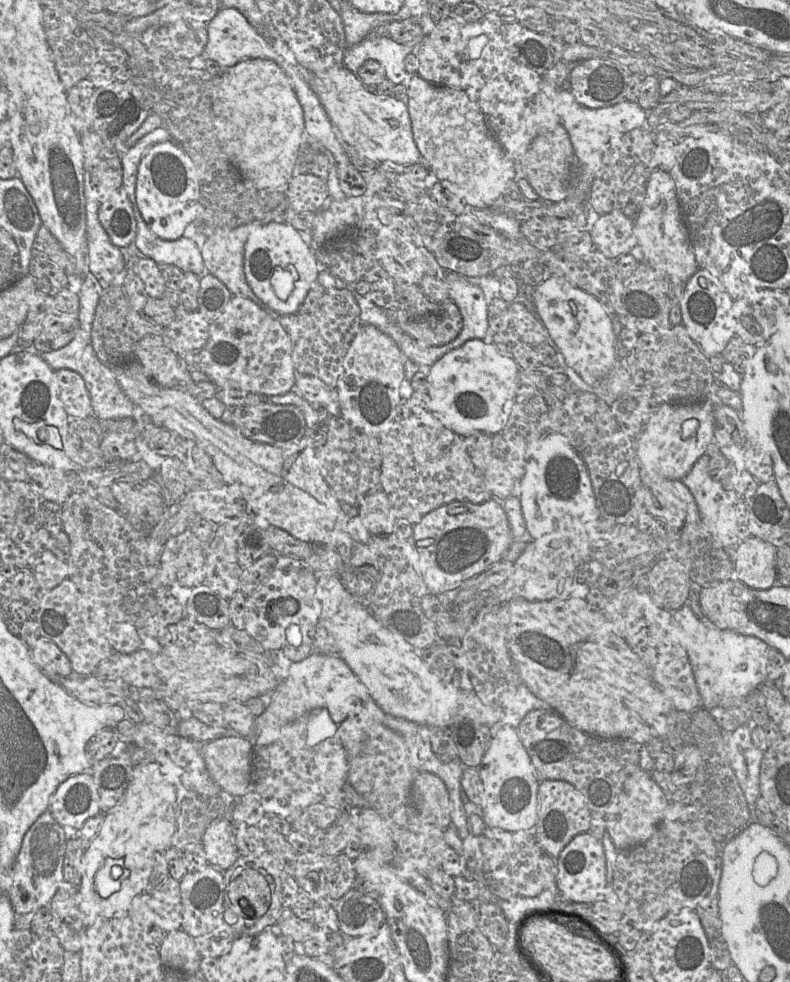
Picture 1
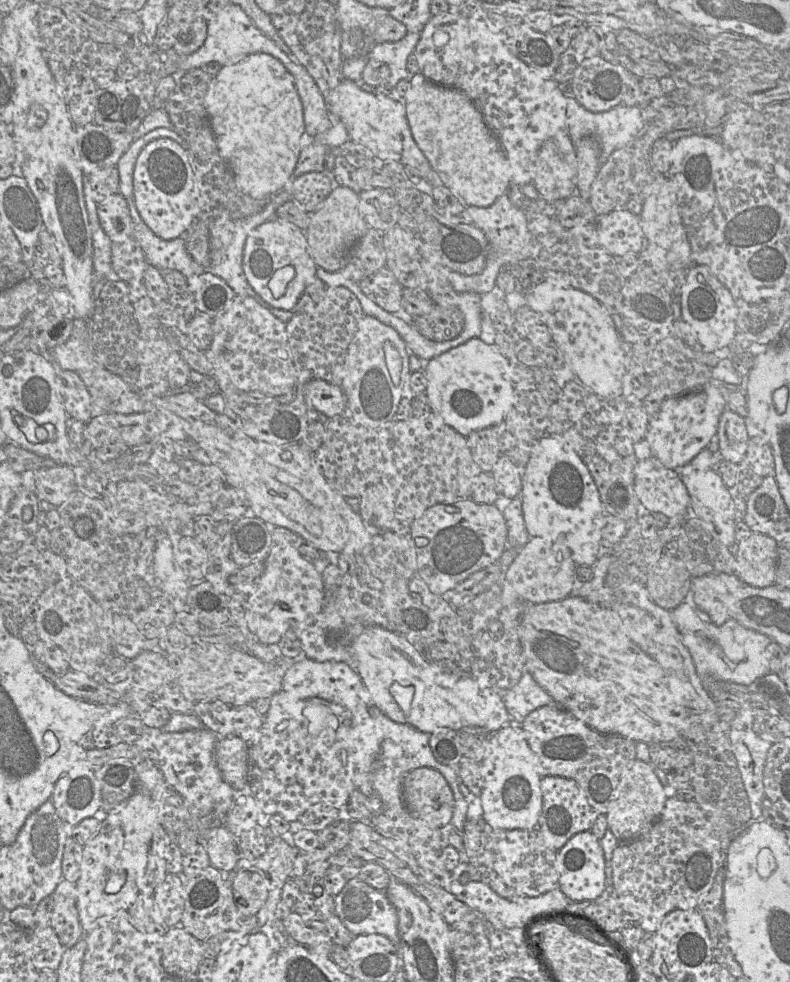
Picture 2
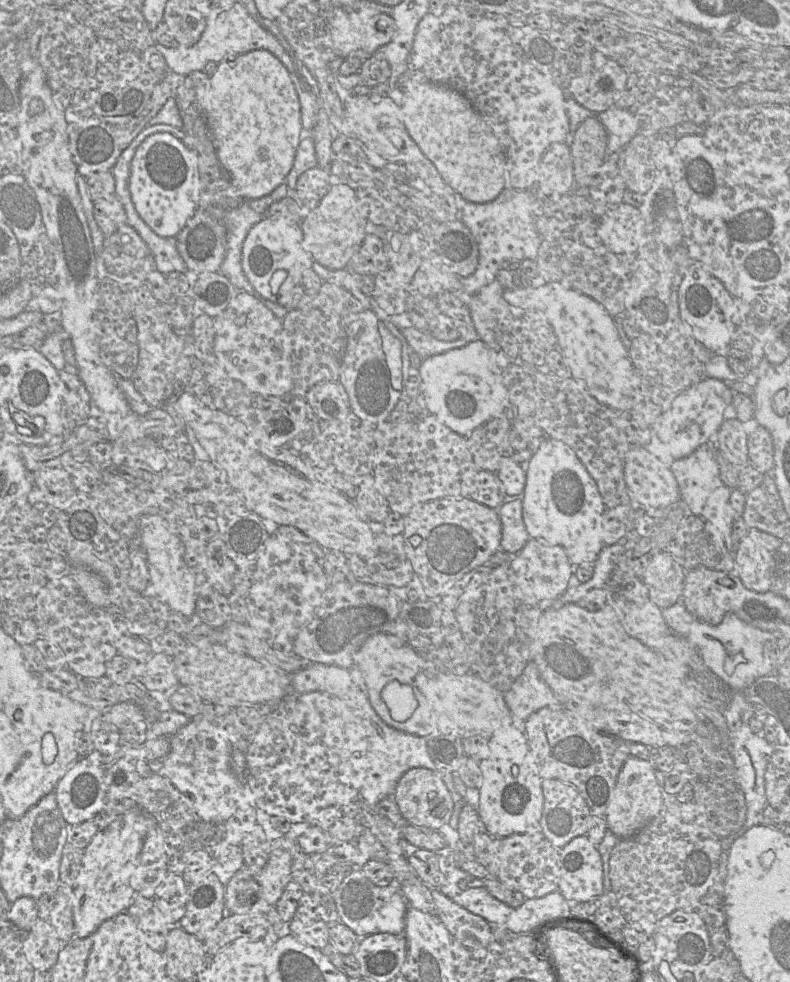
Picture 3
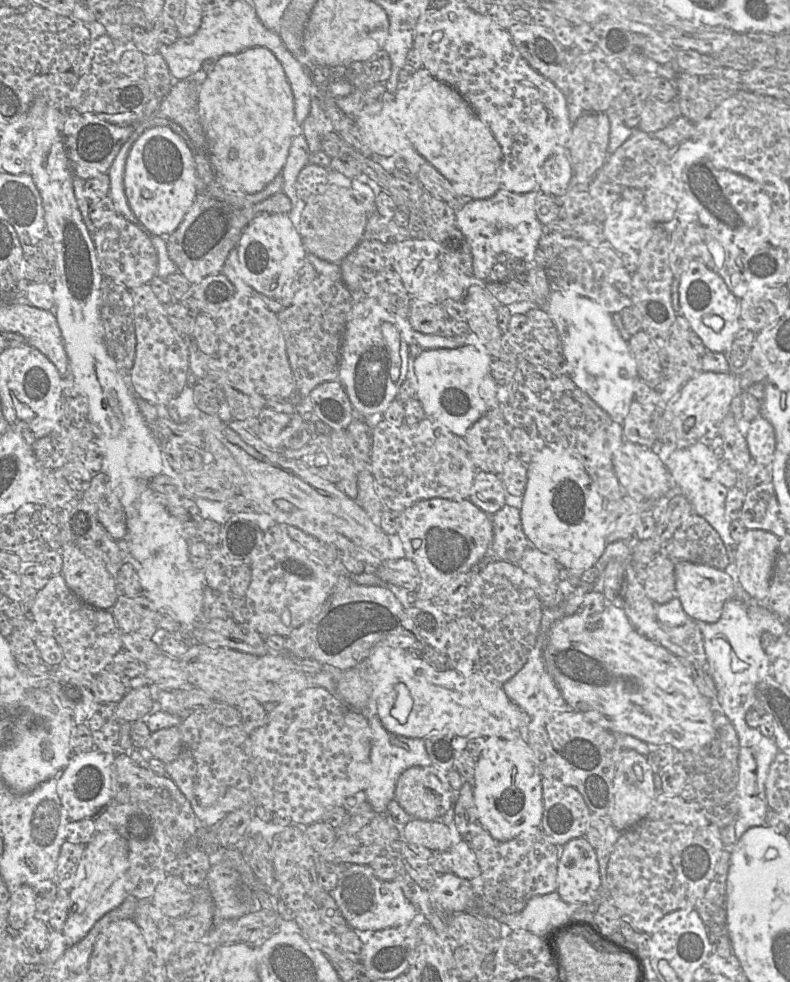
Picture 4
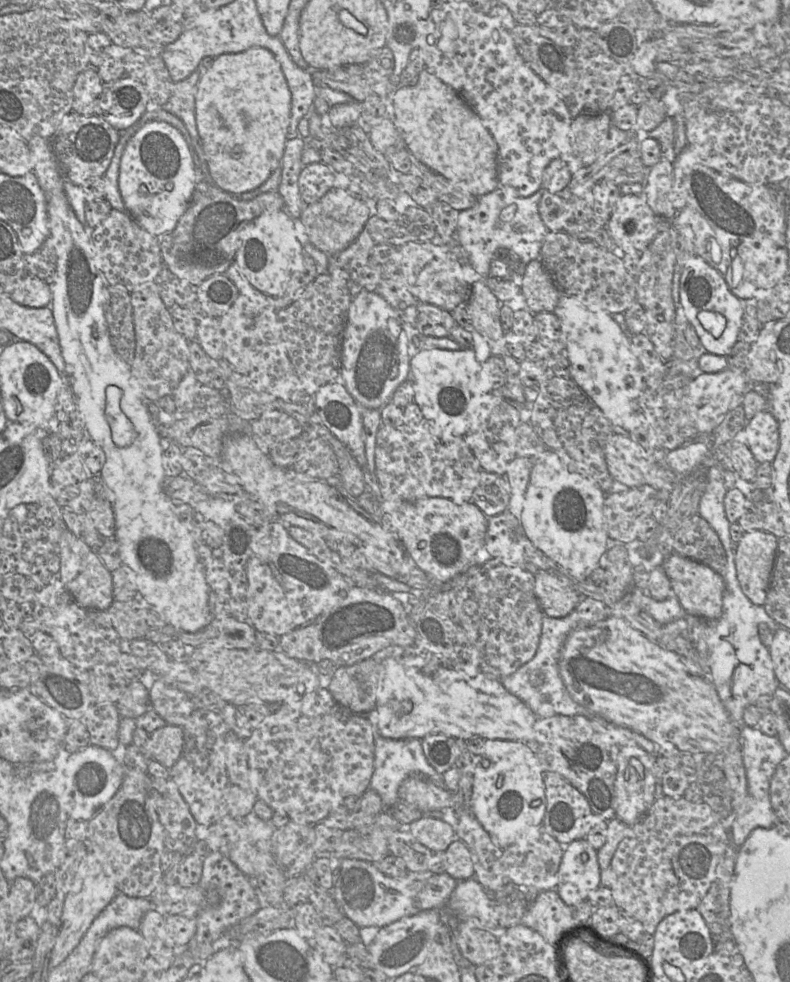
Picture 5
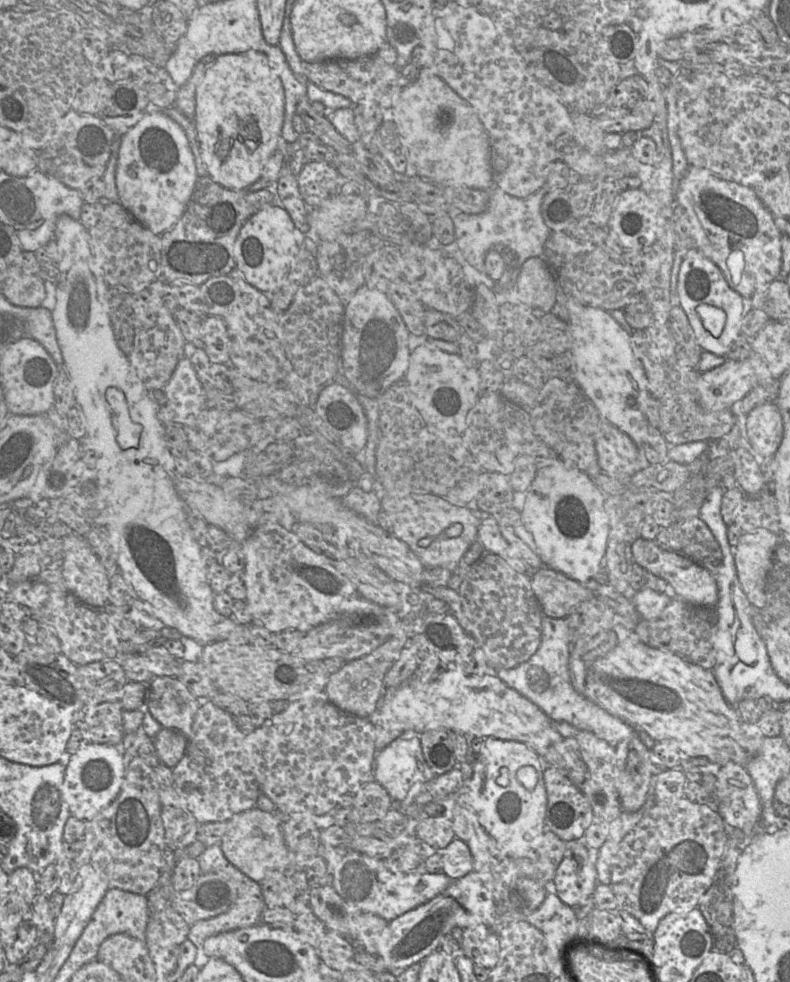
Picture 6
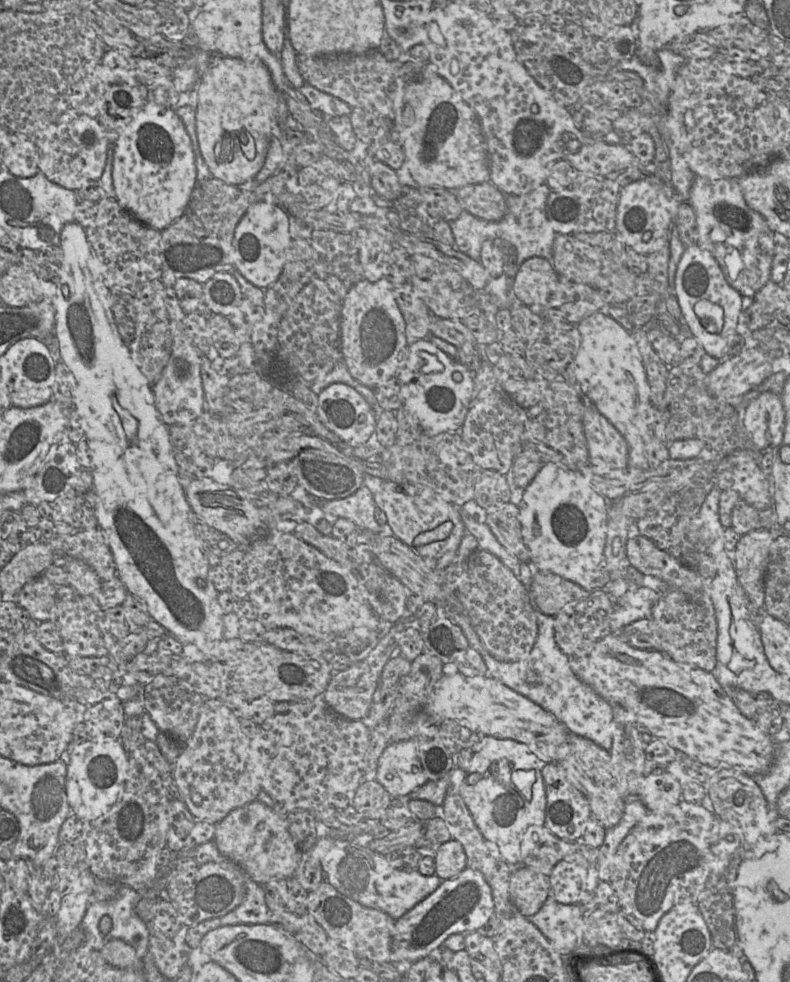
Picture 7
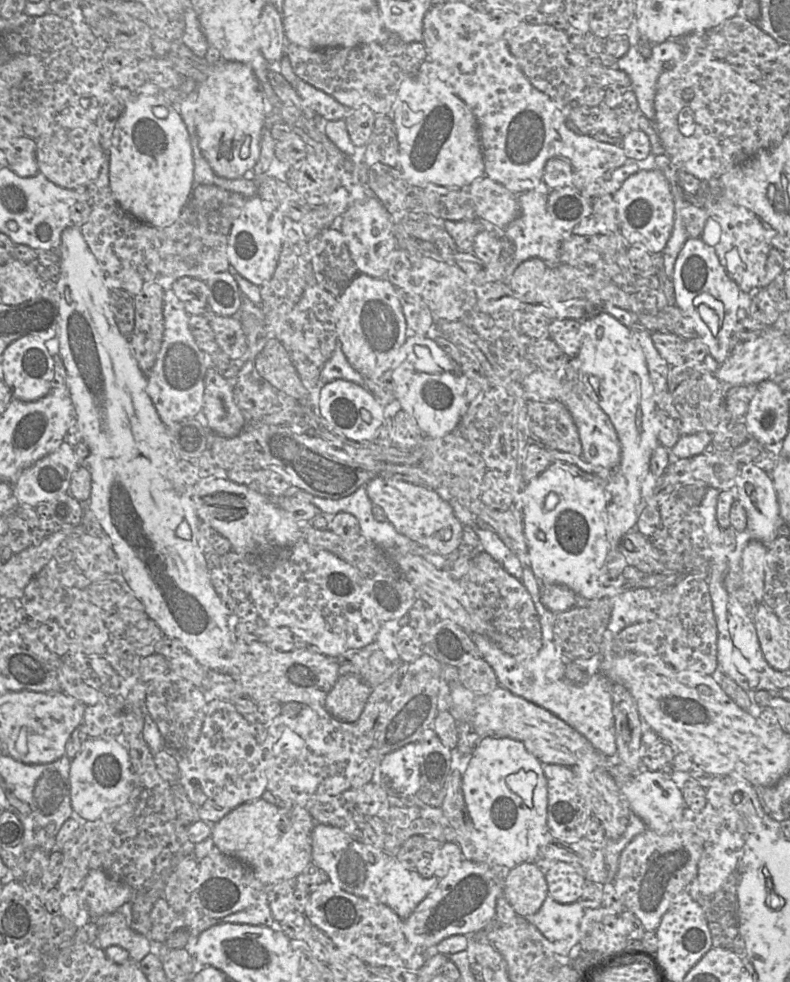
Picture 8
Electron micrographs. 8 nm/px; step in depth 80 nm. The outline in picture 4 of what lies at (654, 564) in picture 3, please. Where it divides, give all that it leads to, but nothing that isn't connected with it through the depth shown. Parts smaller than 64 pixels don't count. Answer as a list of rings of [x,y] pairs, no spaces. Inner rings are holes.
[[[657,555],[647,566],[644,590],[655,604],[665,604],[675,595],[675,561]]]

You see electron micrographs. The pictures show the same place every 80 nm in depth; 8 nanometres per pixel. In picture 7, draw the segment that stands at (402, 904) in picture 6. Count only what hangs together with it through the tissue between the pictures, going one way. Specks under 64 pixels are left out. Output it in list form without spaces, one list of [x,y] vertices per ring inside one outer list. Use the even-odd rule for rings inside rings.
[[[328,834],[318,838],[308,857],[320,862],[325,880],[338,892],[365,907],[381,910],[395,921],[431,895],[442,882],[436,875],[424,876],[418,870],[395,867],[387,856],[374,852],[367,844],[350,843]]]

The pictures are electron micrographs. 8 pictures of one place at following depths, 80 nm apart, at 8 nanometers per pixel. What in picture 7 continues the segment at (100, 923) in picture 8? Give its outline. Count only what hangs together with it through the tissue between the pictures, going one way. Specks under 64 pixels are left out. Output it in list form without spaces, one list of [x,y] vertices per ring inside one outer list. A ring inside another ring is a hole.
[[[118,886],[117,894],[113,899],[91,901],[80,925],[85,934],[83,945],[100,951],[106,942],[112,939],[121,939],[135,949],[138,957],[143,958],[148,953],[149,931],[147,924],[139,918],[135,911],[140,899],[141,895],[137,891],[126,886]],[[103,916],[109,916],[112,921],[112,927],[107,934],[101,934],[99,931],[99,922]]]

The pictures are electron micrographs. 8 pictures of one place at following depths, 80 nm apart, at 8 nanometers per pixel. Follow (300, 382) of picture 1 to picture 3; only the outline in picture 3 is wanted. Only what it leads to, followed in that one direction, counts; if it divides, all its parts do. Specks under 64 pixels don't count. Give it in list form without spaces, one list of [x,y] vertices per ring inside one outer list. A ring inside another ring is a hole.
[[[339,381],[316,384],[307,392],[306,403],[325,421],[346,421],[352,414],[348,395]]]

